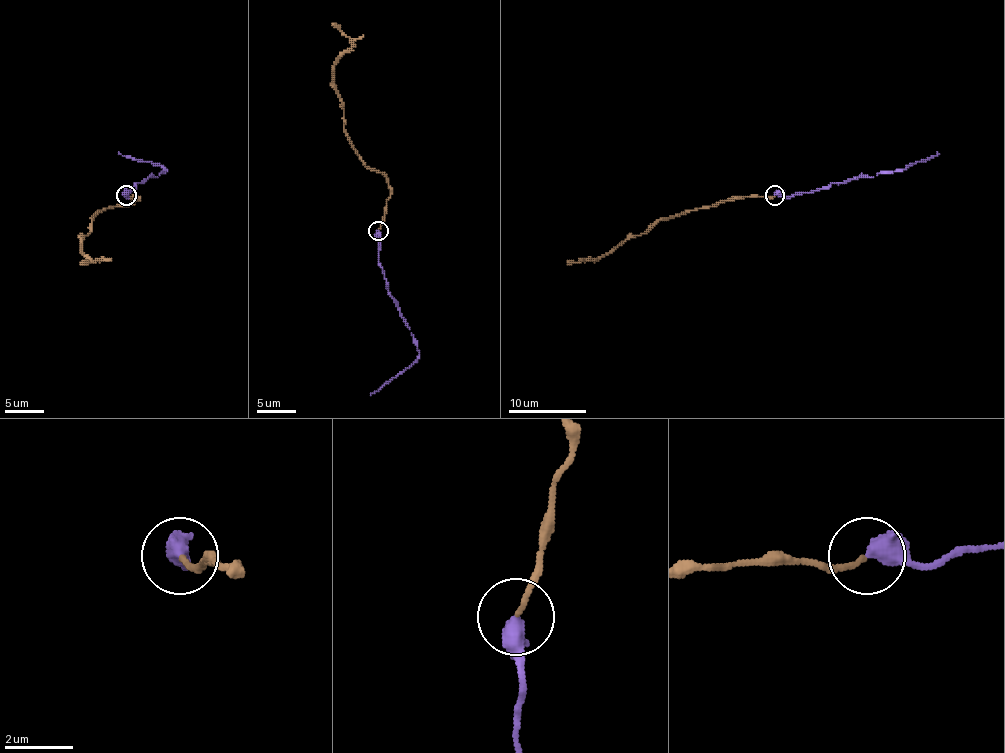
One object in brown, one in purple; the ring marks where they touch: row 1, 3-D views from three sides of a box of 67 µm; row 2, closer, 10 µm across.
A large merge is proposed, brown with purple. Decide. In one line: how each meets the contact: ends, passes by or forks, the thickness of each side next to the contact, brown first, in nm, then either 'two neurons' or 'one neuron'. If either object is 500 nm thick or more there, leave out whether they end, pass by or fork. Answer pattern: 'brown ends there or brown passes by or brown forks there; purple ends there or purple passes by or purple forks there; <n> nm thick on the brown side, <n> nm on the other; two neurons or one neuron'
brown ends there; purple passes by; 140 nm thick on the brown side, 380 nm on the other; one neuron

